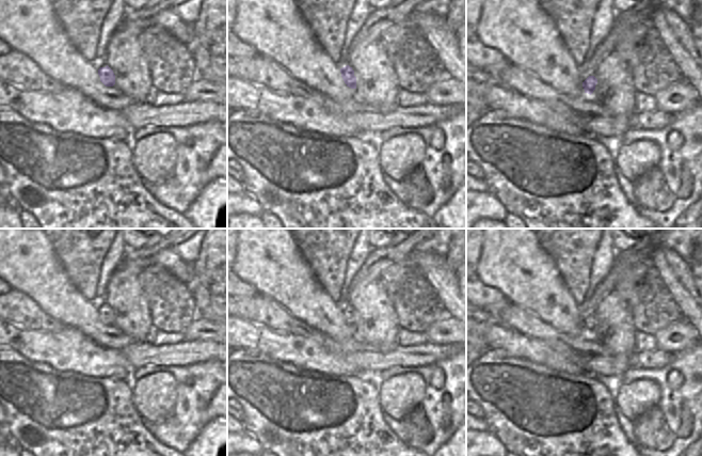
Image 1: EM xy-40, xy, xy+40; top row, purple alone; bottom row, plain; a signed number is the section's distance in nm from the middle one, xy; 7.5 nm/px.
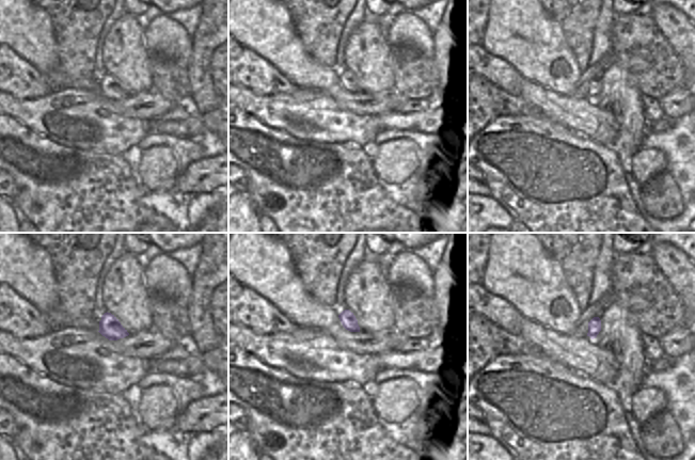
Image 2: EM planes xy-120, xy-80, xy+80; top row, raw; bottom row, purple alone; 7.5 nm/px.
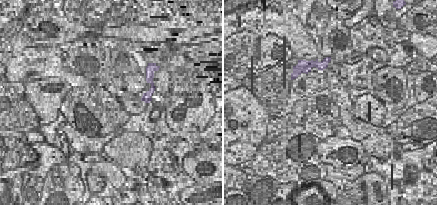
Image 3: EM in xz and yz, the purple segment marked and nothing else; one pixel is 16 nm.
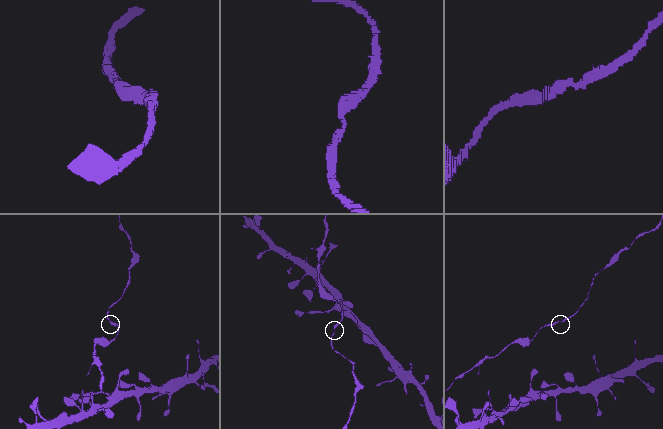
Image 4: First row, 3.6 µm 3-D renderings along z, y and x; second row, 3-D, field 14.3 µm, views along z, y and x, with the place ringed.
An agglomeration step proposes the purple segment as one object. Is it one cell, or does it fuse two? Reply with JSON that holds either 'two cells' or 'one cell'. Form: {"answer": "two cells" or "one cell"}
{"answer": "one cell"}

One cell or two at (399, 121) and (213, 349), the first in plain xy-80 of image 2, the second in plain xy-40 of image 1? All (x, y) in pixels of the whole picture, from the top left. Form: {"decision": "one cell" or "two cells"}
{"decision": "one cell"}

